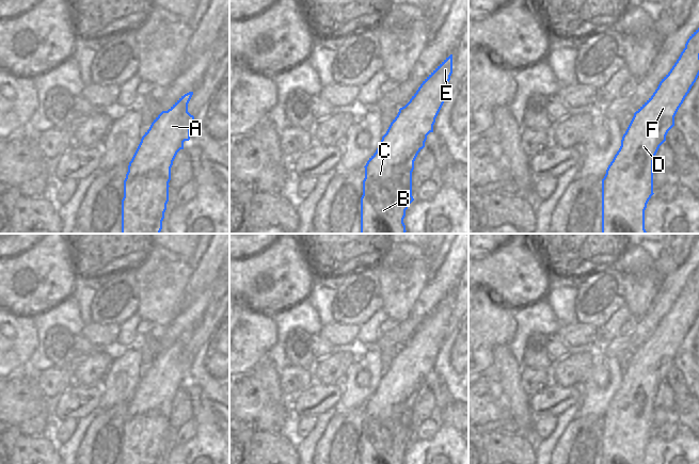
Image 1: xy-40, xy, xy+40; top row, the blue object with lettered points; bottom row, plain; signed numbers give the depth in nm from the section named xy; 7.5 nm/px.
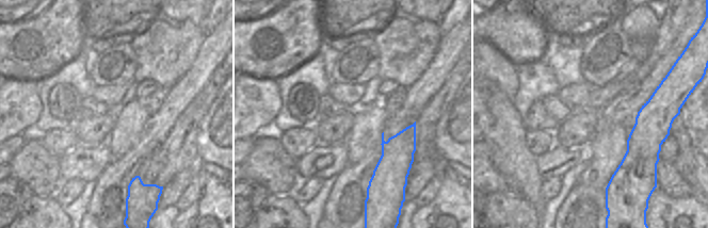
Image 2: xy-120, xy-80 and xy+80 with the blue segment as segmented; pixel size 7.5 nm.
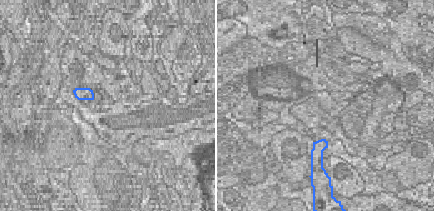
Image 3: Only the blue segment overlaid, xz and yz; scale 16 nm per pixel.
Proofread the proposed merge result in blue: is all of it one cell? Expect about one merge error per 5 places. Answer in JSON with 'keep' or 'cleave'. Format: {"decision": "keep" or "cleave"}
{"decision": "keep"}

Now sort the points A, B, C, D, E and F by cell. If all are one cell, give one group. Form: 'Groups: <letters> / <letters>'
Groups: A B C D E F

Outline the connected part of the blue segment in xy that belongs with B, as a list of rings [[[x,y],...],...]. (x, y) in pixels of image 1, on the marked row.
[[[452,54],[446,58],[420,84],[410,101],[399,109],[386,133],[365,167],[361,197],[361,234],[406,234],[406,210],[414,201],[412,172],[427,135],[433,132],[435,118],[445,101],[452,74]]]

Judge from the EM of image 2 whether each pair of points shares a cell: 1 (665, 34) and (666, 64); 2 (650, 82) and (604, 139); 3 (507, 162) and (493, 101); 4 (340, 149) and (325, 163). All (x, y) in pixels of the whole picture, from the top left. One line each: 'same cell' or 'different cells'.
1: different cells
2: different cells
3: same cell
4: same cell

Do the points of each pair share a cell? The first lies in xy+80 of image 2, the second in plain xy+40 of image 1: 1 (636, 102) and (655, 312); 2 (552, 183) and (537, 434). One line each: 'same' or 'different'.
1: same
2: same

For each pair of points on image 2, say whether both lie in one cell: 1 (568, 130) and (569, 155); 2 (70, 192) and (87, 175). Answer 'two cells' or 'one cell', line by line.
1: two cells
2: two cells

